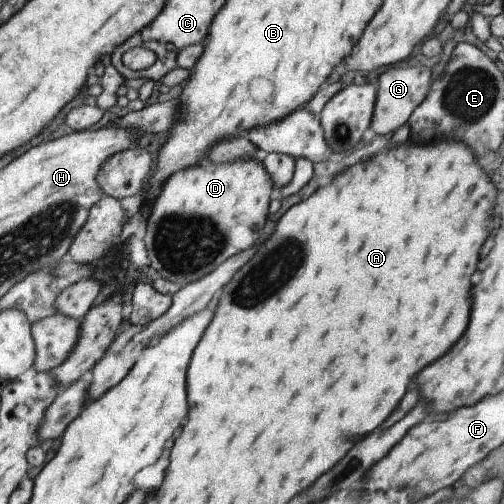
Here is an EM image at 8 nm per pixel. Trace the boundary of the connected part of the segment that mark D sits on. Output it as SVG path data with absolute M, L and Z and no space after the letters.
M249 157L233 160L229 164L213 164L205 160L193 168L189 166L177 170L165 180L157 200L153 202L143 236L150 268L153 268L159 277L182 287L204 277L230 256L255 245L264 232L264 224L270 218L267 205L274 196L274 184L260 160Z

